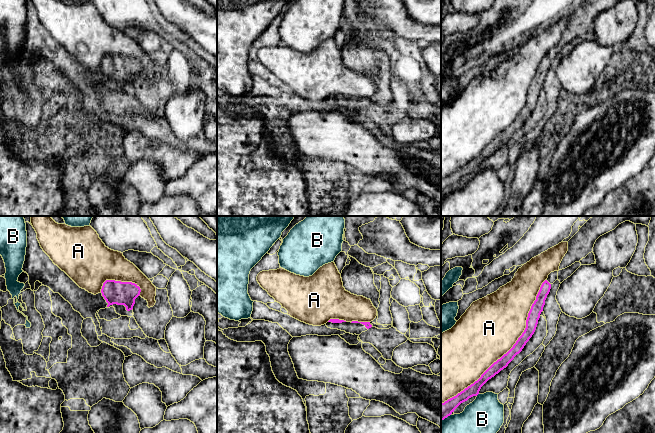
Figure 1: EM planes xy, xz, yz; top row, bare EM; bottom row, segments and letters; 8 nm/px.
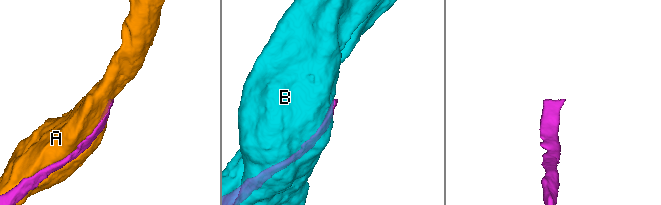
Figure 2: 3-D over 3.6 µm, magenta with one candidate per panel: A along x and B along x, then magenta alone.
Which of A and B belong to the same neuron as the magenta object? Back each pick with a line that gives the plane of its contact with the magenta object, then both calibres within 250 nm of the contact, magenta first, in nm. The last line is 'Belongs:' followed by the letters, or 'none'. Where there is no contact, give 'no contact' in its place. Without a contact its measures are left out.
Belongs: none

